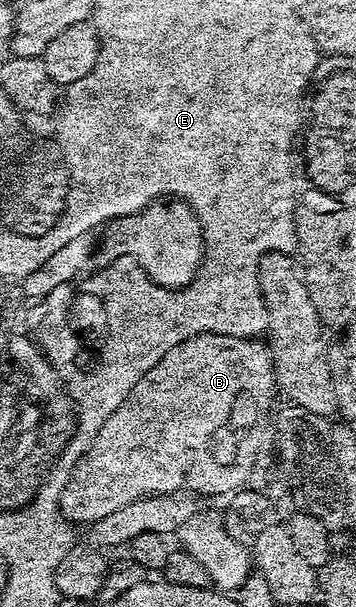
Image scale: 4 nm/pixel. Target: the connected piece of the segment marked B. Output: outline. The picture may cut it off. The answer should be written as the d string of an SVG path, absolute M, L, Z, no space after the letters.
M206 330L198 336L187 336L183 342L171 346L171 350L161 353L159 362L131 386L131 394L123 398L119 410L103 422L97 437L91 442L91 446L81 456L81 461L68 473L65 488L59 494L61 497L61 514L66 520L74 525L91 526L107 514L115 514L115 510L123 510L125 506L131 506L136 500L145 500L148 496L168 496L170 494L196 494L201 496L224 496L244 489L250 482L249 475L253 472L253 467L257 464L257 455L261 452L261 439L265 436L265 419L269 416L269 407L273 404L273 392L278 391L277 378L273 375L273 359L269 353L269 345L261 338L235 338L234 336L224 336Z

